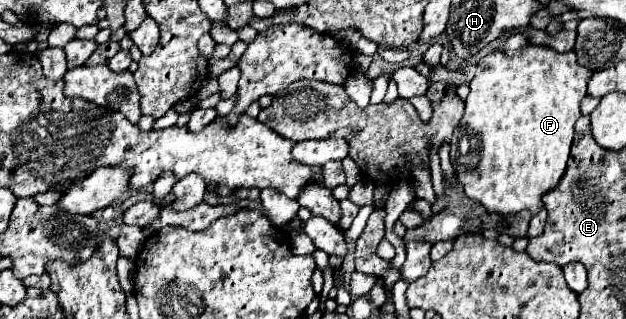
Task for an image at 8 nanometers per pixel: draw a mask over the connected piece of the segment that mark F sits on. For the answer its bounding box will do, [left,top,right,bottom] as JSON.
[450,43,592,215]

